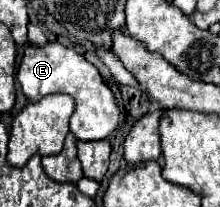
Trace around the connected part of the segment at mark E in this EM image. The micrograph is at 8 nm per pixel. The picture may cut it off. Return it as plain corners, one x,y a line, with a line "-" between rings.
50,41
40,47
28,43
18,65
16,77
20,81
24,95
30,101
40,101
42,97
52,93
66,93
76,101
76,109
69,121
69,130
76,135
78,141
106,139
118,125
120,111
116,107
116,99
104,83
104,79
100,77
98,69
92,63
88,63
82,55
64,47
58,41

